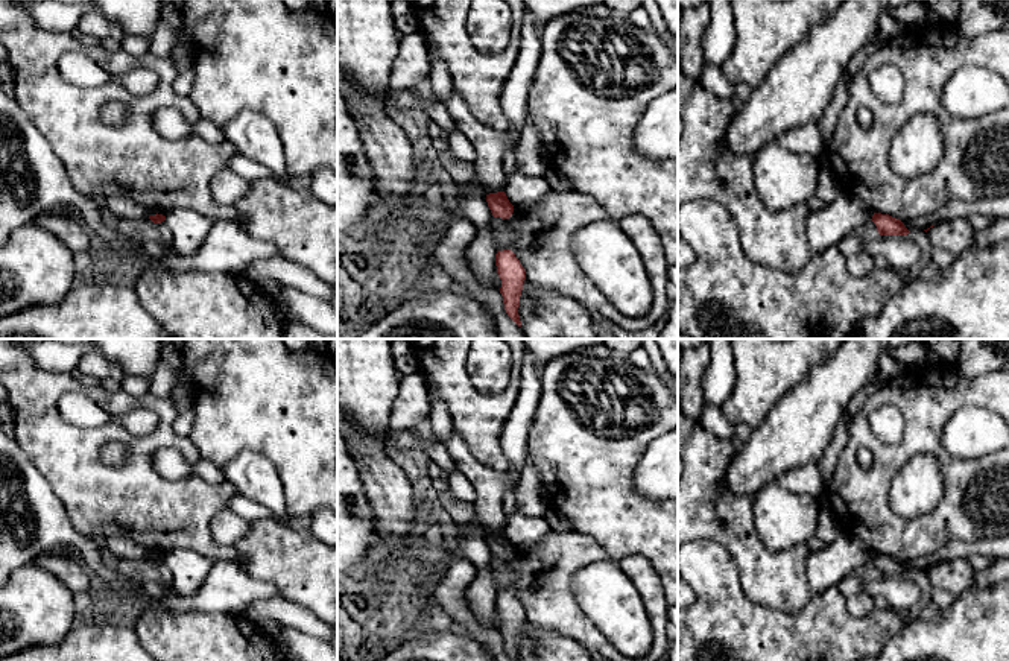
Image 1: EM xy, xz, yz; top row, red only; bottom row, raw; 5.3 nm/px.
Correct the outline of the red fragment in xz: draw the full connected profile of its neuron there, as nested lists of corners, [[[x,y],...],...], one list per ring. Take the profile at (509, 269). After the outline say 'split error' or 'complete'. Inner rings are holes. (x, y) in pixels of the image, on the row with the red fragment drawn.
[[[511,249],[497,251],[495,266],[501,280],[500,293],[503,296],[504,310],[508,316],[521,327],[518,307],[526,270]]] | complete

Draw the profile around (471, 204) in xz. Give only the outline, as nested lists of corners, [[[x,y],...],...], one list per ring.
[[[470,184],[467,191],[457,191],[457,187],[450,185],[450,199],[456,211],[468,219],[477,229],[476,237],[465,249],[467,260],[477,281],[486,289],[494,287],[495,266],[495,242],[491,236],[492,213],[486,202],[486,195]]]

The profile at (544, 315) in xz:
[[[524,280],[518,315],[526,339],[599,339],[594,333],[593,315],[576,299],[536,289]]]

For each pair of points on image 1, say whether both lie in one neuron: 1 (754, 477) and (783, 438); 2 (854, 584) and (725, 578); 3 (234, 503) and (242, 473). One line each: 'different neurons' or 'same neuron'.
1: same neuron
2: different neurons
3: different neurons

